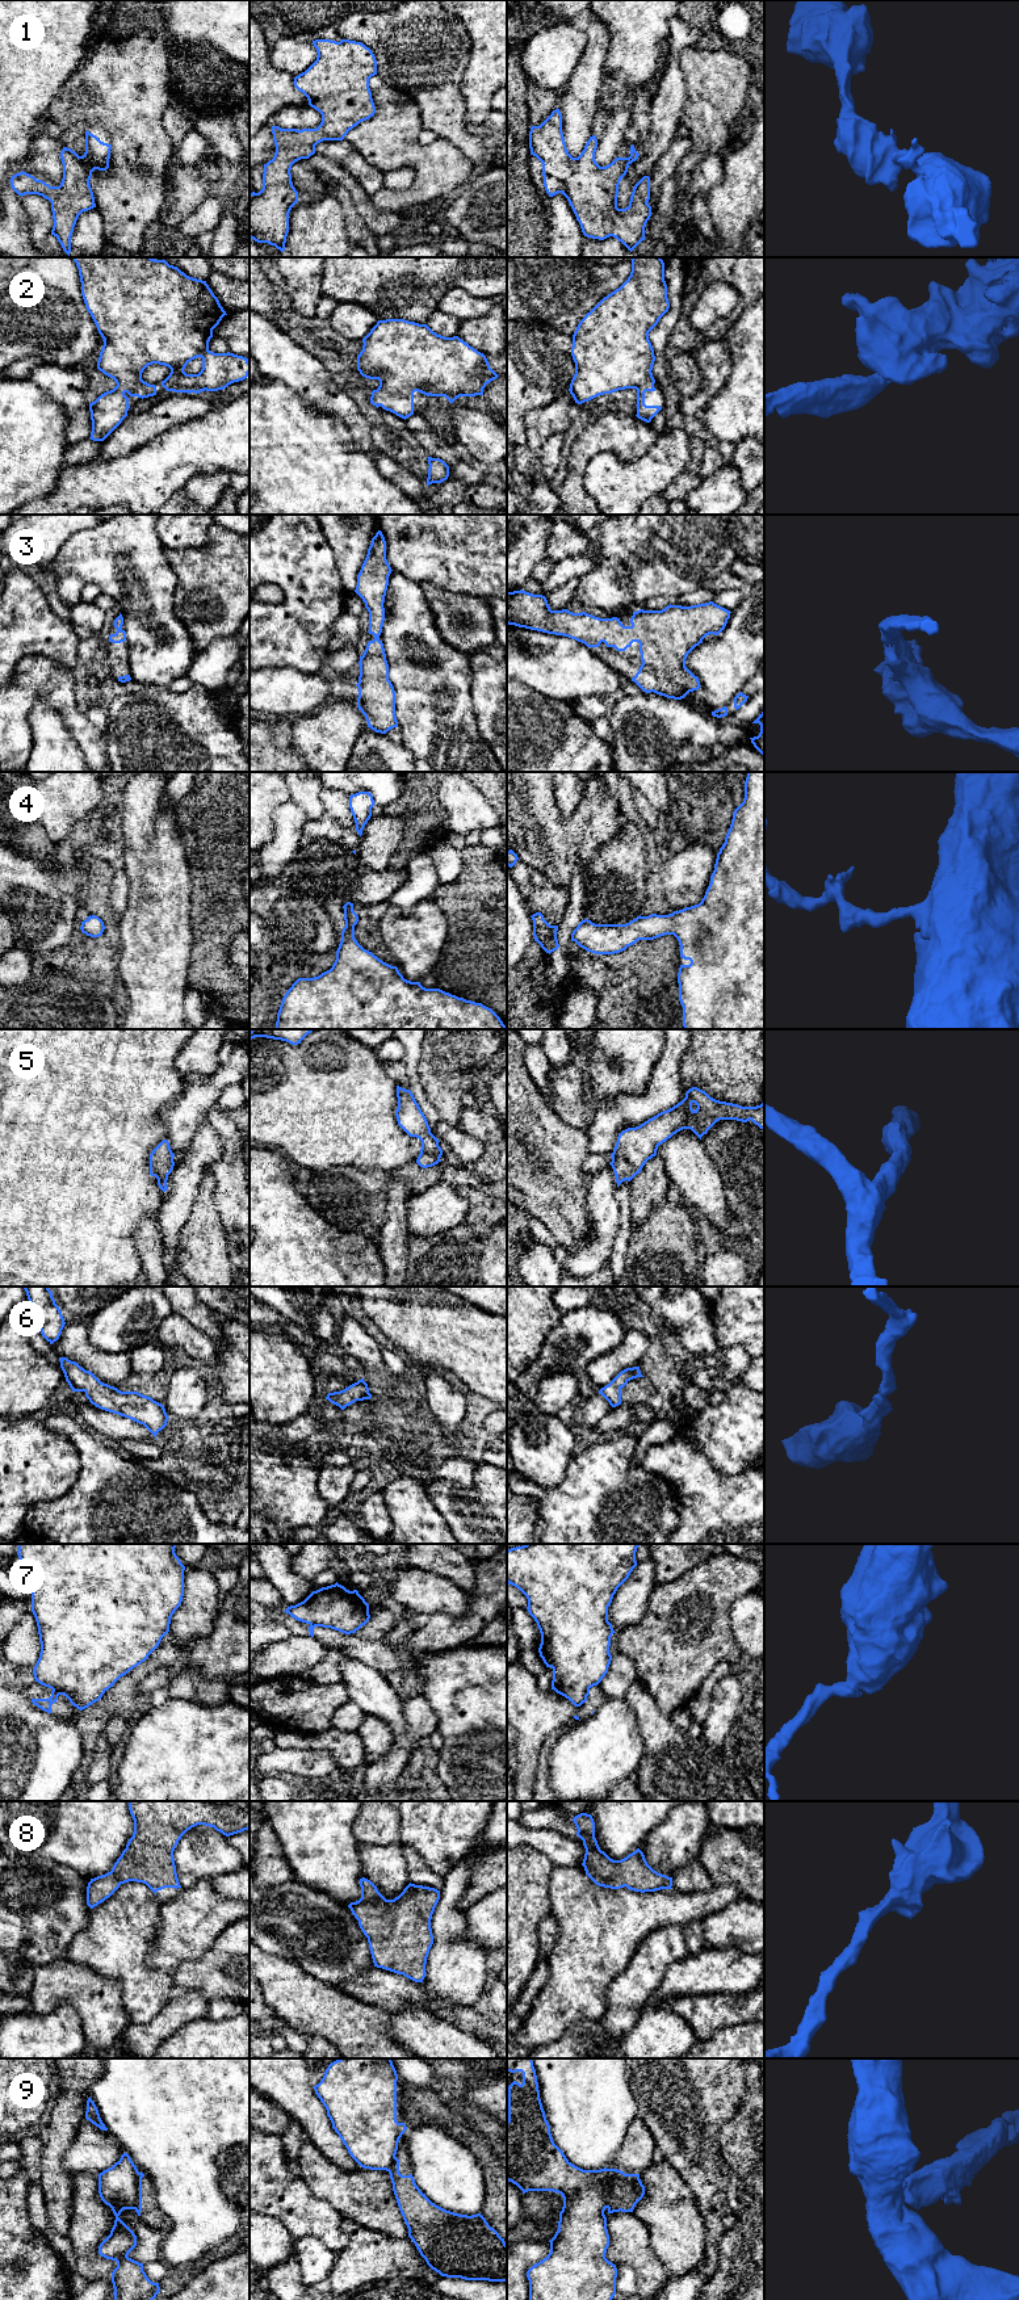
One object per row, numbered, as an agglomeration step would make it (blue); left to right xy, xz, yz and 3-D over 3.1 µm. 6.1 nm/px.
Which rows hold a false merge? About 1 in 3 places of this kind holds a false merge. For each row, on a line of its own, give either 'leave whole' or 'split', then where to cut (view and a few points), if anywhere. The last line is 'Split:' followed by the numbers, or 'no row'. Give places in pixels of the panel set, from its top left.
1: leave whole; no cut
2: leave whole; no cut
3: leave whole; no cut
4: leave whole; no cut
5: leave whole; no cut
6: leave whole; no cut
7: split; cut in xy along (53, 1690), (61, 1694)
8: leave whole; no cut
9: split; cut in yz along (615, 2169), (608, 2185), (608, 2204), (606, 2207)
Split: 7, 9

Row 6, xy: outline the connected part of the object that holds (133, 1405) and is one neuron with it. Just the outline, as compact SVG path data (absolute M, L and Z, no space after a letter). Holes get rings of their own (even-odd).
M59 1357L60 1368L72 1392L84 1392L96 1407L143 1424L155 1438L168 1422L162 1403L138 1392L121 1392L101 1382L92 1372L67 1357Z

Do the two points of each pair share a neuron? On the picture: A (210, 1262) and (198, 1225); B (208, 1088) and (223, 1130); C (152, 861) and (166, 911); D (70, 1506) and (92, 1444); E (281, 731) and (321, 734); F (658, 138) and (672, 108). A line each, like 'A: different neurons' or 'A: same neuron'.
A: same neuron
B: different neurons
C: same neuron
D: same neuron
E: different neurons
F: same neuron

